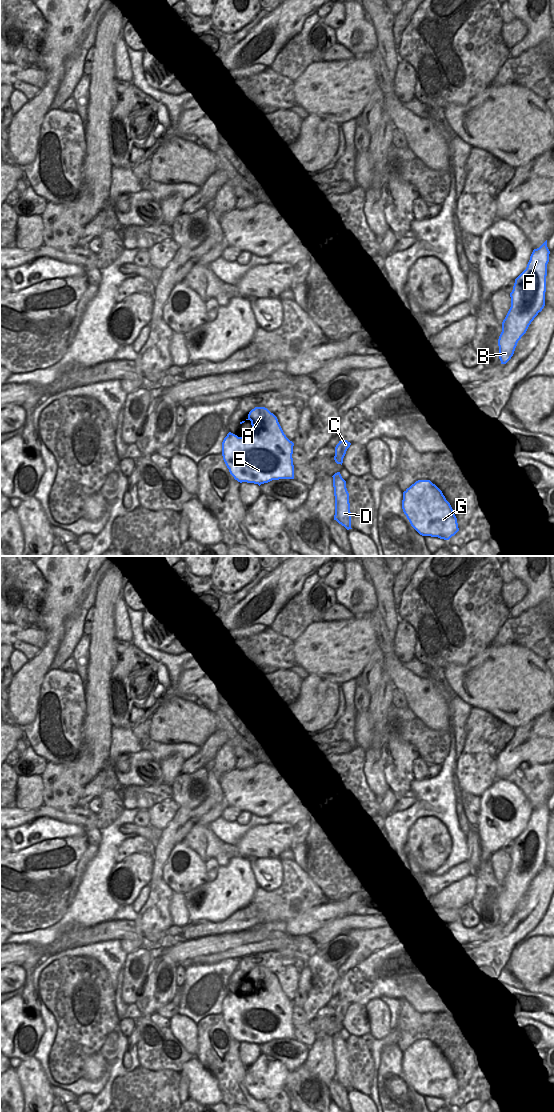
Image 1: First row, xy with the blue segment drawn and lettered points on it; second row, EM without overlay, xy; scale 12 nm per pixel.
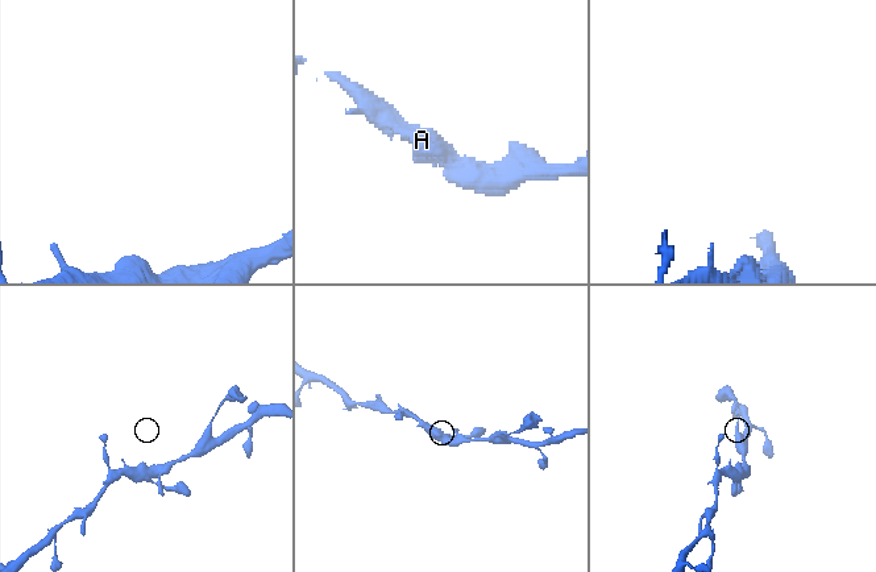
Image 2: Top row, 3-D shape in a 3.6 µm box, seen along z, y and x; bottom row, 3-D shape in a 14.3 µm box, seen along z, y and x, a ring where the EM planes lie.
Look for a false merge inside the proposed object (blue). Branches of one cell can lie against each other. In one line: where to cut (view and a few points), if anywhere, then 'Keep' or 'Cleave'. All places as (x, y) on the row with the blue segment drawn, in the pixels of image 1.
No split. Keep

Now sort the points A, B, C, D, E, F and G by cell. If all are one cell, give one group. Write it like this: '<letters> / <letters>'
A B C D E F G

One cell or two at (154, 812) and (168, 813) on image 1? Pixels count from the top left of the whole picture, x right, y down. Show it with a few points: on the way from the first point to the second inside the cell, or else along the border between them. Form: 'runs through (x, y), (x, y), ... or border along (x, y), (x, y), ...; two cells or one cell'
runs through (157, 813), (165, 813); one cell

